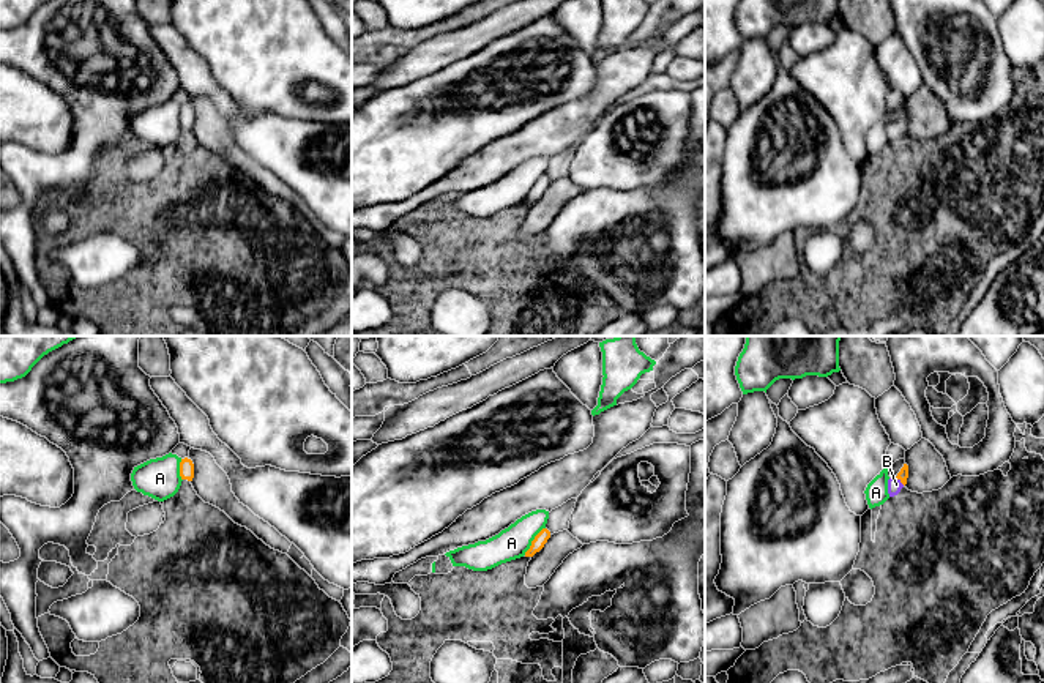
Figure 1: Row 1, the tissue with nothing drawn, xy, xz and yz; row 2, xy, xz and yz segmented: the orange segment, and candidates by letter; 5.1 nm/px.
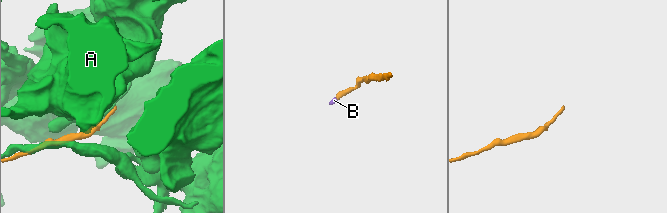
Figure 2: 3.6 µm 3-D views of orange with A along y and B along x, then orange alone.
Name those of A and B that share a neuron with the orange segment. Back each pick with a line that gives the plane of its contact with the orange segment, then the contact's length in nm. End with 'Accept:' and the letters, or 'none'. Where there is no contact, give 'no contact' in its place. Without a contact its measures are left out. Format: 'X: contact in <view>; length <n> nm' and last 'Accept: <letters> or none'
B: contact in yz; length 70 nm
Accept: B

